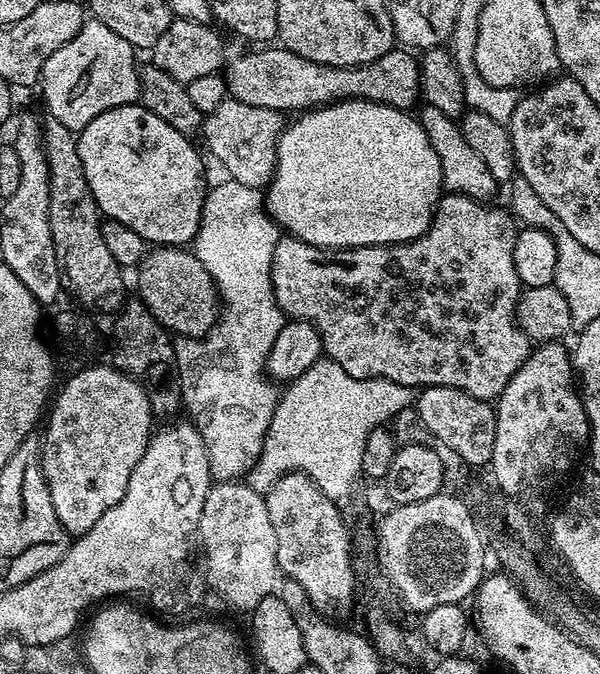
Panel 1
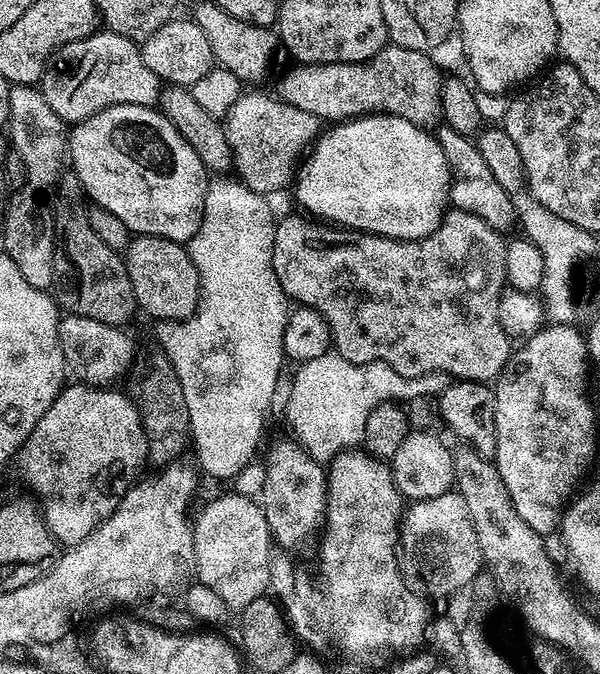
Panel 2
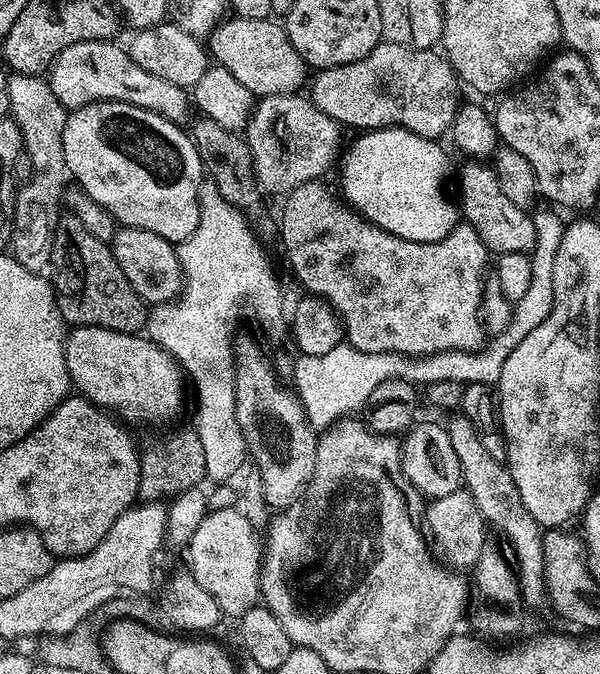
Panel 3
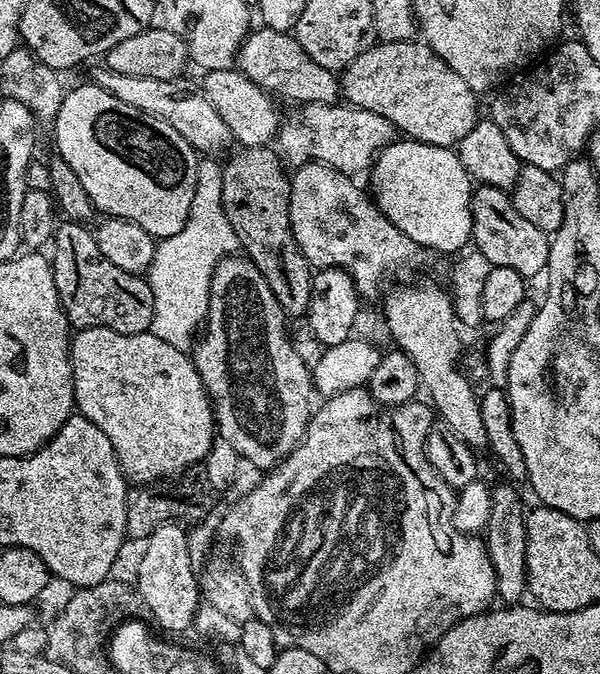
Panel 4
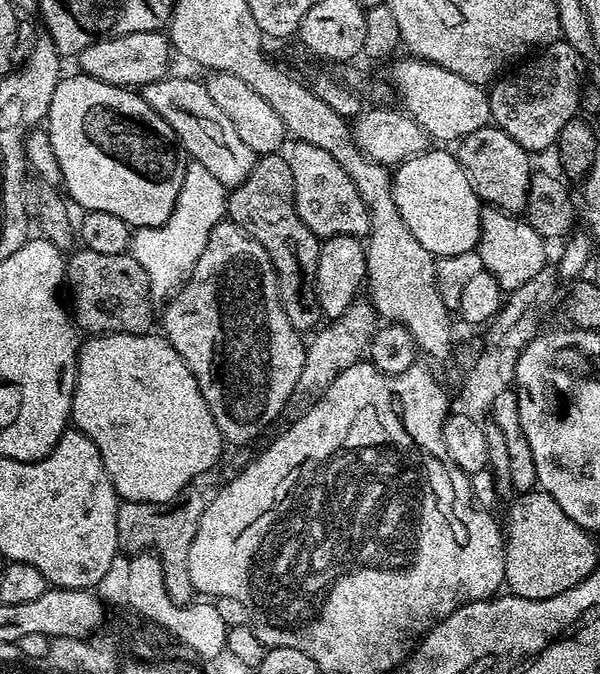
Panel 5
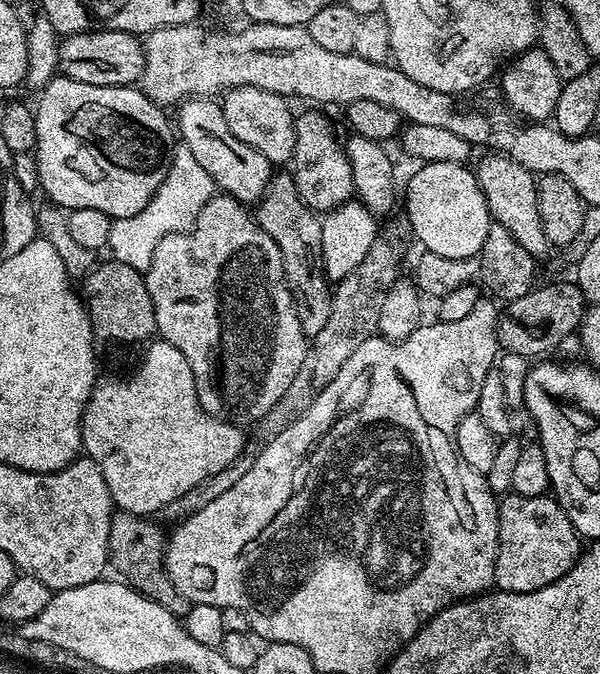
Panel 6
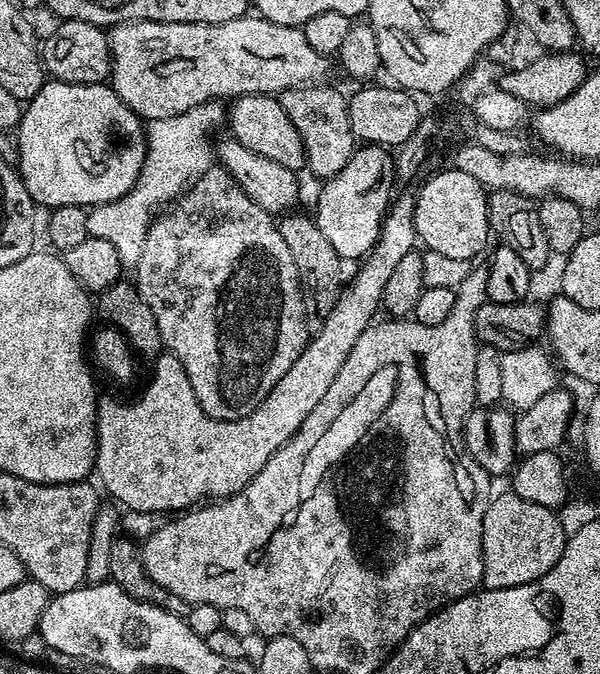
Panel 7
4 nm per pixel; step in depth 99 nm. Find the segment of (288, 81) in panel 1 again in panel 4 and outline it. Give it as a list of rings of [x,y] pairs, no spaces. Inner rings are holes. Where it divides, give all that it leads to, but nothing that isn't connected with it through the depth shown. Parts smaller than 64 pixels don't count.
[[[419,39],[403,40],[402,42],[377,42],[370,50],[358,54],[354,62],[345,68],[339,77],[340,90],[343,99],[349,104],[362,110],[374,110],[374,114],[382,114],[392,125],[397,133],[403,134],[407,139],[417,140],[430,146],[442,146],[443,148],[455,149],[470,130],[474,130],[478,113],[476,113],[477,93],[473,92],[430,45]]]

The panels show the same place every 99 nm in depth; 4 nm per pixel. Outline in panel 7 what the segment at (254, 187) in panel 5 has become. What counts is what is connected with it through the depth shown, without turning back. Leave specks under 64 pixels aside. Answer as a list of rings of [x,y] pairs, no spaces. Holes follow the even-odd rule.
[[[284,214],[279,217],[280,233],[290,254],[294,258],[294,266],[300,279],[300,294],[305,297],[304,314],[306,323],[313,333],[322,330],[330,310],[334,310],[336,299],[340,297],[342,279],[340,280],[340,255],[326,242],[322,230],[318,230],[315,219],[311,215],[296,216]]]

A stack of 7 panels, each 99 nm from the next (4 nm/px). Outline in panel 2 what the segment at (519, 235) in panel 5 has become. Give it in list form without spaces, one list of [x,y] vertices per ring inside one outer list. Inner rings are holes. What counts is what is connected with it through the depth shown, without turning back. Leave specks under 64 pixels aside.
[[[447,126],[435,129],[436,140],[442,146],[446,154],[448,169],[452,172],[452,191],[450,193],[450,204],[452,208],[461,208],[486,222],[495,232],[507,233],[508,227],[517,223],[515,199],[498,186],[493,172],[486,166],[486,161],[478,150],[475,139],[458,134],[458,130]]]

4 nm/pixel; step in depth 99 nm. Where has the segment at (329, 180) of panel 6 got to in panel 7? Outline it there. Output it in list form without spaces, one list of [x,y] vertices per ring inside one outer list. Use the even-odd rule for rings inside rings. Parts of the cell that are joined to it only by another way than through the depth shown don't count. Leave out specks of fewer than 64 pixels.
[[[324,82],[305,84],[302,88],[291,88],[278,96],[282,110],[290,114],[290,122],[294,122],[304,143],[307,171],[312,171],[319,178],[338,174],[338,170],[350,162],[358,144],[350,126],[348,96],[336,88],[327,88],[326,85]]]

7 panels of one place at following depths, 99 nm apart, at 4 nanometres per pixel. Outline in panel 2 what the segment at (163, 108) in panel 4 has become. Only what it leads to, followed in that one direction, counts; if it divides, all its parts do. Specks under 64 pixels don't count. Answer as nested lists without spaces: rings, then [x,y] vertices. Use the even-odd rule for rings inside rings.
[[[97,30],[91,36],[87,36],[85,40],[70,42],[66,46],[55,49],[42,69],[38,87],[44,93],[46,102],[50,102],[54,114],[58,114],[58,118],[62,118],[72,126],[98,114],[100,109],[108,108],[112,104],[153,107],[160,100],[162,93],[162,81],[156,77],[154,70],[150,70],[150,66],[146,66],[140,61],[140,49],[137,41],[107,30]]]

